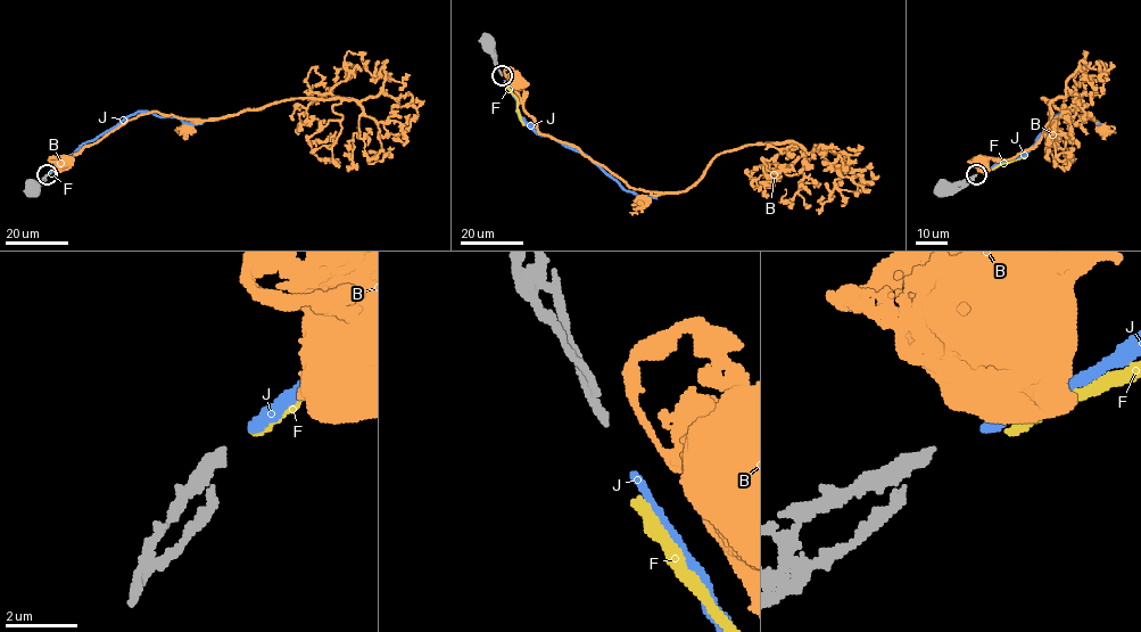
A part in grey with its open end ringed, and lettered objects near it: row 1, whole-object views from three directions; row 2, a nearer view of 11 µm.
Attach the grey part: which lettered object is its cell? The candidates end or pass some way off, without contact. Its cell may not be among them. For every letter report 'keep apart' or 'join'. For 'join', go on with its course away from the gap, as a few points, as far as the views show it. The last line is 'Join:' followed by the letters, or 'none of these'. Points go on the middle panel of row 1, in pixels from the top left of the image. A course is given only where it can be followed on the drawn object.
B: keep apart
F: keep apart
J: join; it runs (504, 80), (517, 100), (519, 115), (537, 132), (579, 150), (625, 189), (656, 199)
Join: J

